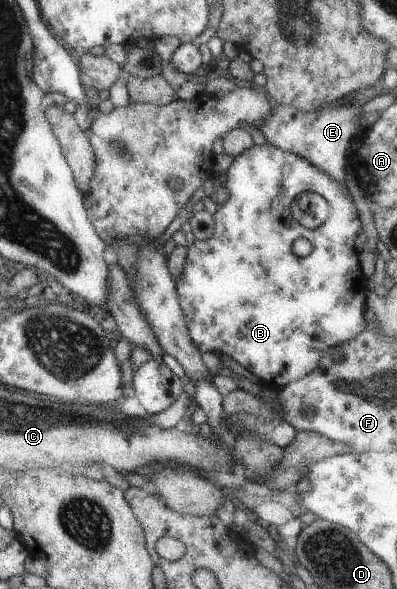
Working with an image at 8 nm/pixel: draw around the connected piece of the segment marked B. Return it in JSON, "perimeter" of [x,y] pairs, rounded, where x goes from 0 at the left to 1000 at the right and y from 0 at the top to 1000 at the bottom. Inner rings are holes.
{"perimeter":[[[673,243],[665,248],[637,246],[602,265],[589,267],[587,272],[569,295],[569,309],[562,312],[574,329],[572,340],[552,350],[549,358],[537,367],[542,379],[539,399],[526,407],[496,409],[476,421],[463,463],[446,479],[446,499],[453,521],[469,540],[479,572],[509,601],[529,596],[549,604],[579,604],[589,613],[605,616],[610,623],[650,640],[660,652],[710,662],[736,649],[786,633],[809,613],[811,604],[821,599],[821,594],[846,584],[884,577],[924,555],[919,543],[919,499],[927,496],[922,489],[927,474],[909,462],[904,443],[899,441],[902,428],[894,423],[894,406],[912,394],[909,377],[899,363],[899,351],[872,316],[861,317],[849,307],[829,302],[763,267],[710,256],[705,251]],[[766,326],[811,333],[834,351],[826,372],[796,389],[771,389],[751,382],[730,362],[736,340],[751,329]],[[758,402],[776,406],[788,419],[788,428],[771,438],[741,433],[733,424],[741,409]]]}

